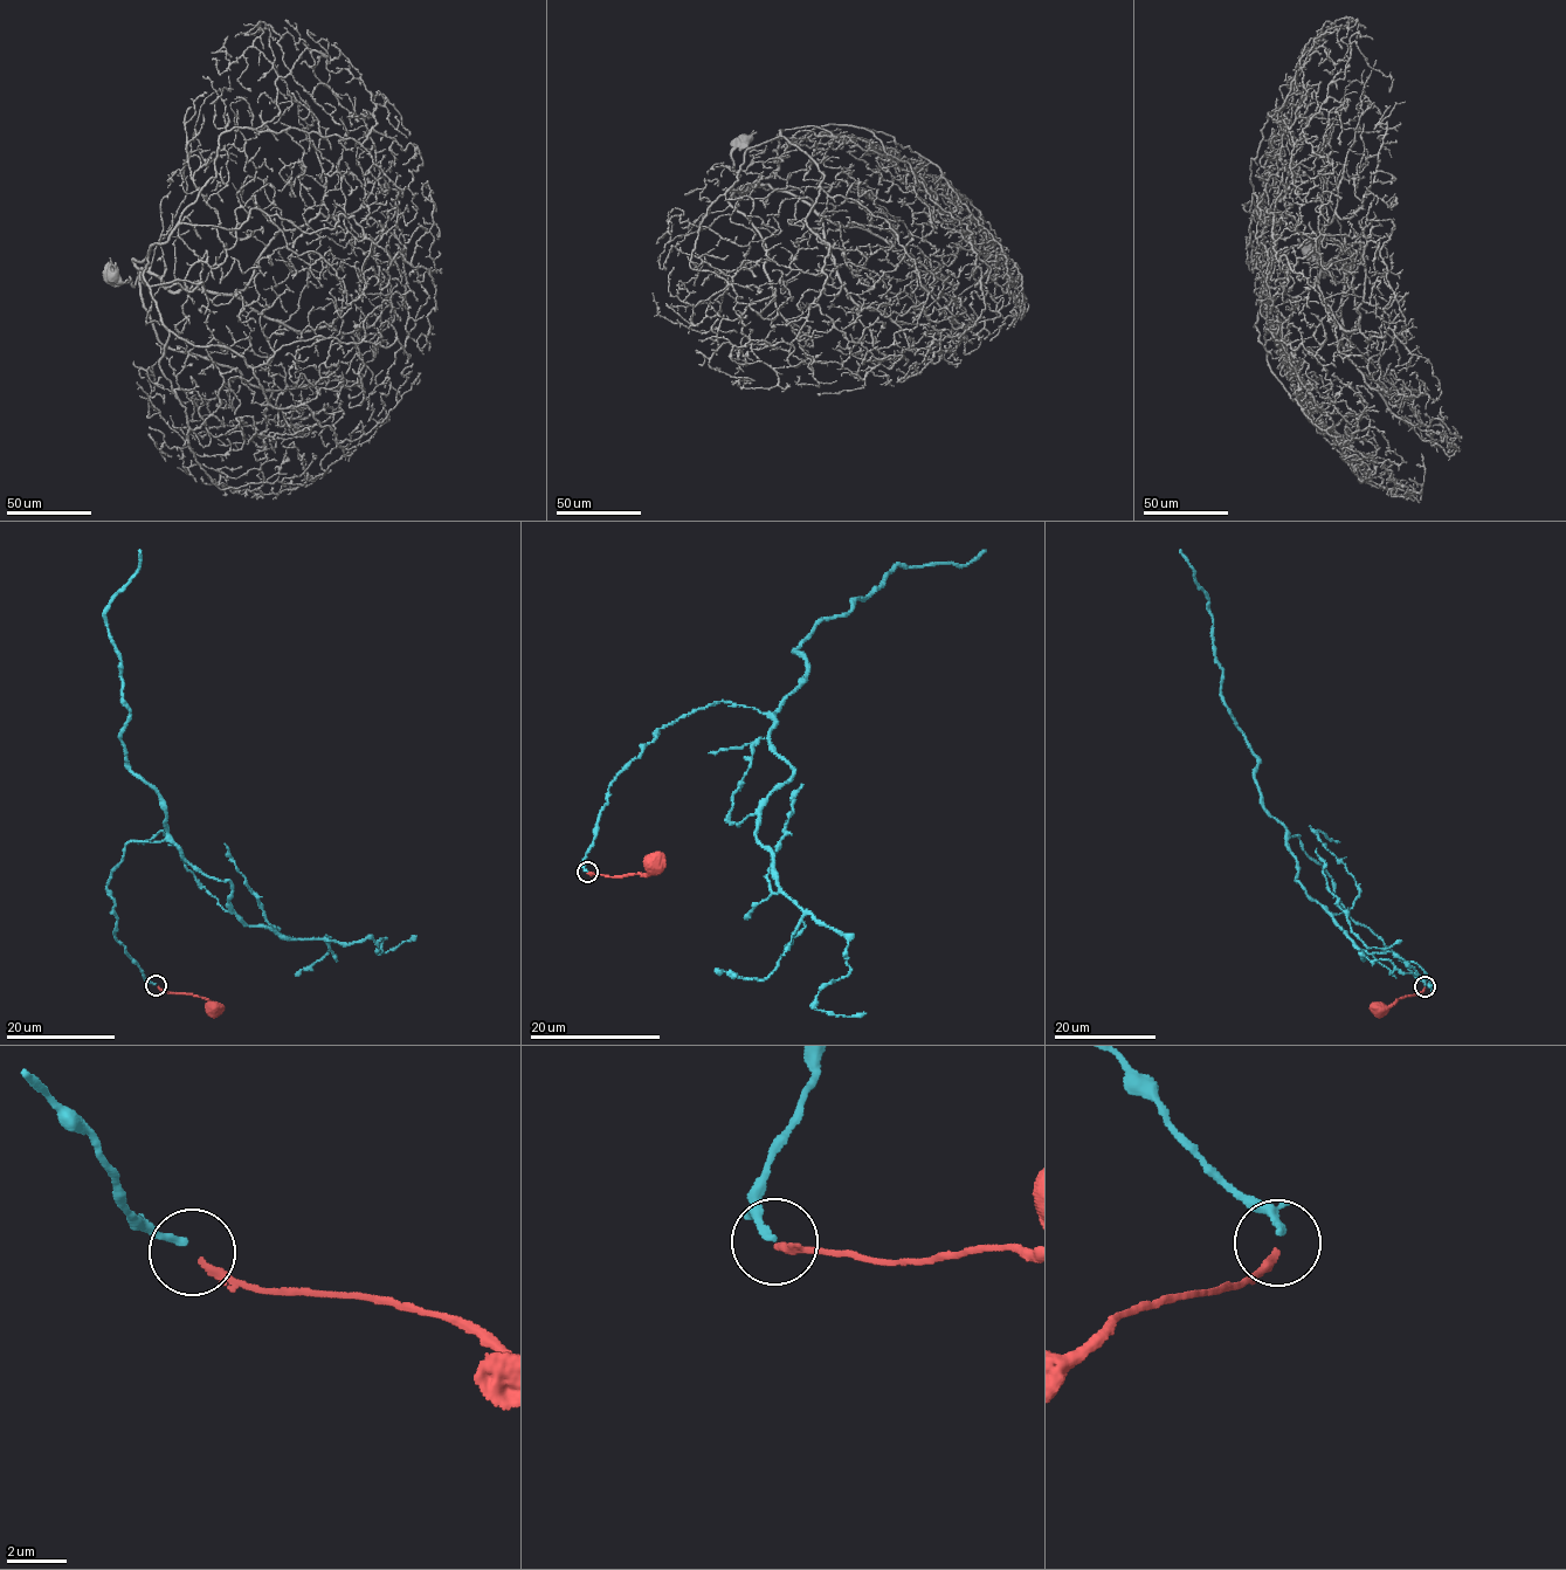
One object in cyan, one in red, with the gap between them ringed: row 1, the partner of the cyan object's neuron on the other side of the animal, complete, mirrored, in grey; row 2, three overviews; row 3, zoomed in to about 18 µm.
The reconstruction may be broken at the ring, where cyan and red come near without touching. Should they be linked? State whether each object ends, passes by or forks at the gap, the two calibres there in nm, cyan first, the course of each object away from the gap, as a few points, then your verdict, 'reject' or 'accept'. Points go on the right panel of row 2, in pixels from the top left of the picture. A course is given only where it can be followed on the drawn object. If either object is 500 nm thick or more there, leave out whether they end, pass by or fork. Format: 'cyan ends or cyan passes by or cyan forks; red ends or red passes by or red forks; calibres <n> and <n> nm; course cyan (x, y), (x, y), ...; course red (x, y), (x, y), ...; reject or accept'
cyan ends; red ends; calibres 240 and 240 nm; course cyan (1425, 985), (1349, 916), (1297, 835), (1285, 837), (1295, 878), (1360, 958), (1418, 976), (1405, 962); course red (1425, 989), (1387, 1006), (1377, 1004), (1370, 1009); reject

